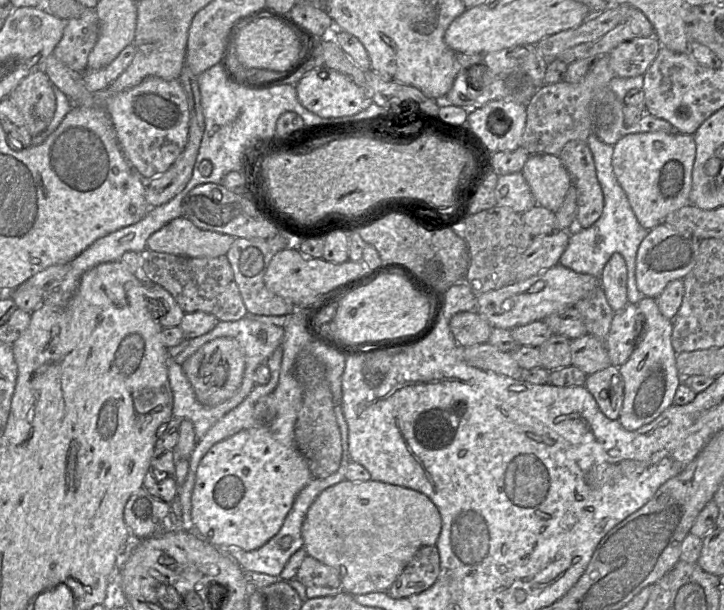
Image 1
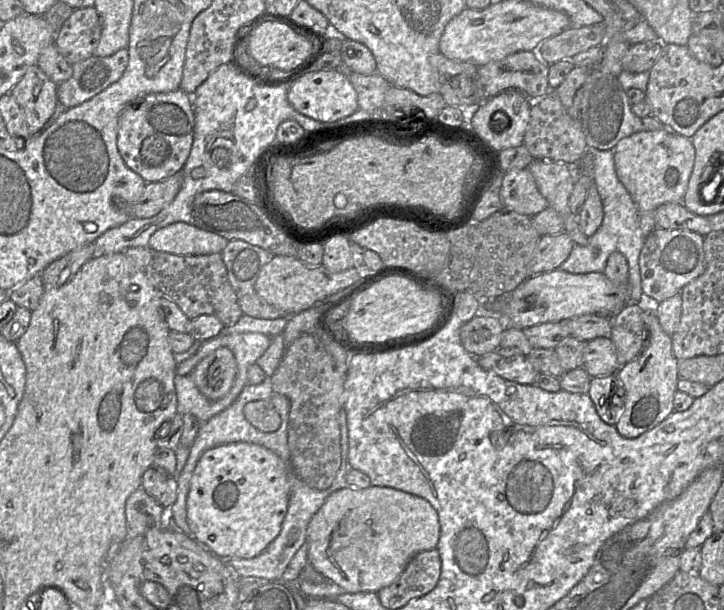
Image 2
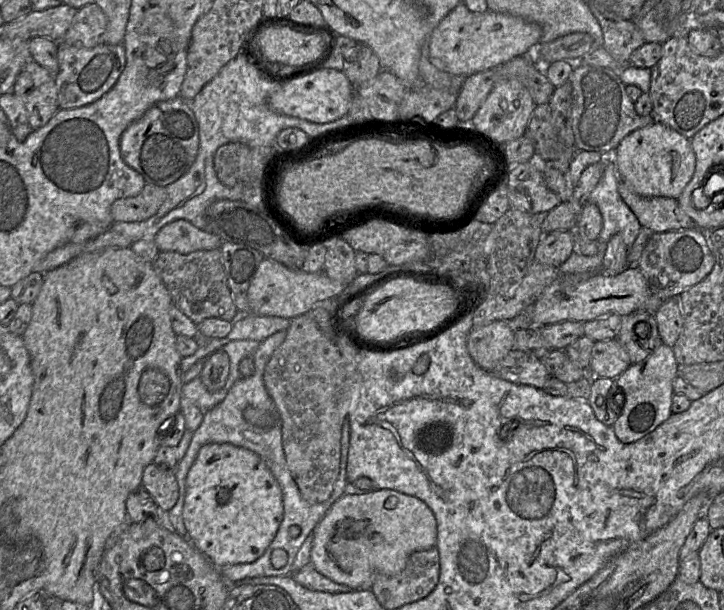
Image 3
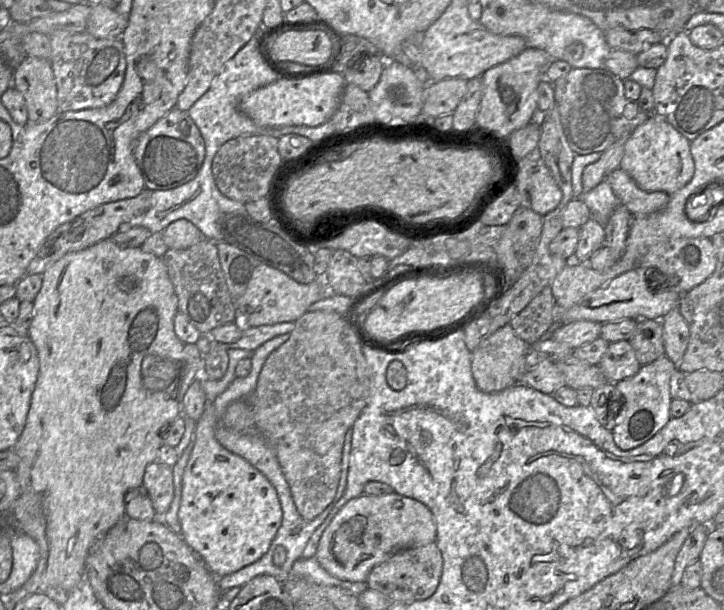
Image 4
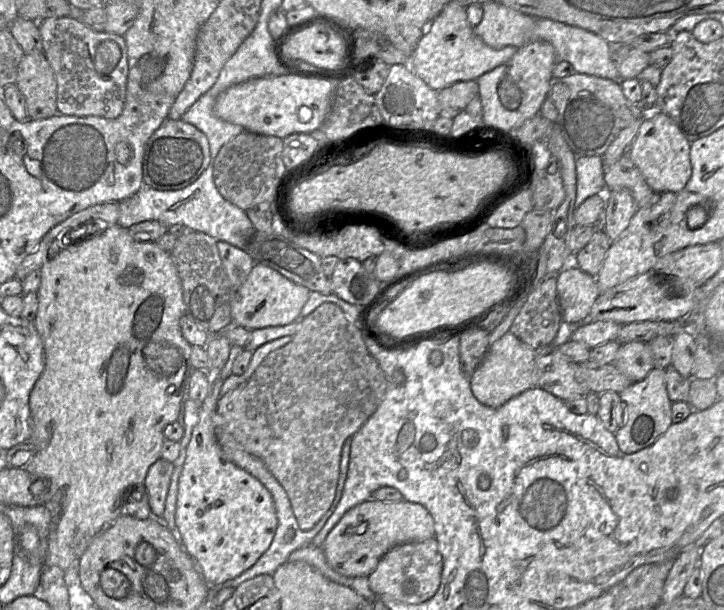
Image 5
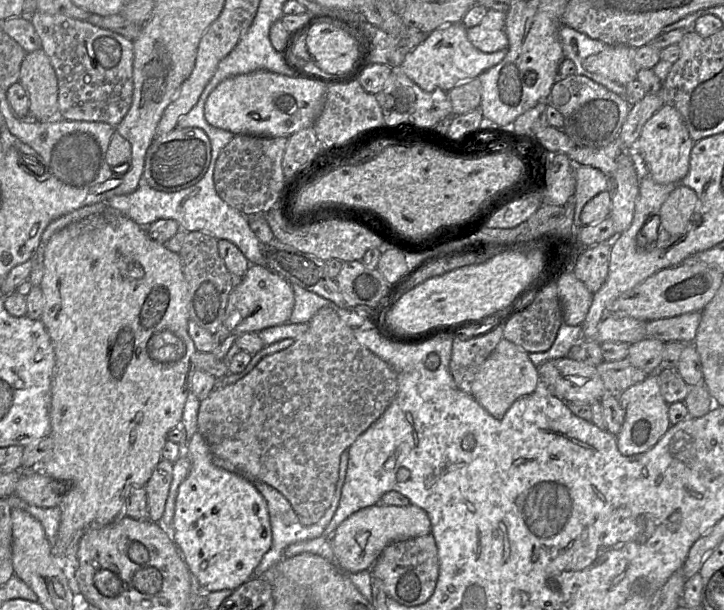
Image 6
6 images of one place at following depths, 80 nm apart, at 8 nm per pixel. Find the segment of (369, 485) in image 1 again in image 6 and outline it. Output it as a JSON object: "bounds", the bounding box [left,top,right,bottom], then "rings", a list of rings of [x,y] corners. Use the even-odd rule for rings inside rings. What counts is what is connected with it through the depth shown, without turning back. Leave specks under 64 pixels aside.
{"bounds":[329,503,431,573],"rings":[[[378,503],[353,513],[329,537],[338,567],[345,573],[372,569],[382,551],[392,542],[430,534],[431,521],[427,512],[410,503],[407,506]]]}

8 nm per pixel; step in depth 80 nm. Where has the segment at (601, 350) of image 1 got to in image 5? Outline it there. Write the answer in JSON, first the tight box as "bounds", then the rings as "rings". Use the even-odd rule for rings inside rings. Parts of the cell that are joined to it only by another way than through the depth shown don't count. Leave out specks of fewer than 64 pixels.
{"bounds":[612,341,655,382],"rings":[[[642,341],[621,344],[612,364],[633,382],[644,379],[655,367],[650,347]]]}

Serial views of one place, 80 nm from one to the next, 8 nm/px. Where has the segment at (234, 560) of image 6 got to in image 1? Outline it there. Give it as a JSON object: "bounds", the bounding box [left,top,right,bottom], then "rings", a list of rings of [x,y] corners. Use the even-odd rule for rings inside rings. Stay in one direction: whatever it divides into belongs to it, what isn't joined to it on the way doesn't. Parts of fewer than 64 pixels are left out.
{"bounds":[192,427,312,548],"rings":[[[267,427],[243,430],[215,444],[201,460],[192,494],[192,521],[198,538],[217,547],[261,548],[281,529],[298,493],[312,479],[308,463],[295,446],[281,443]]]}

